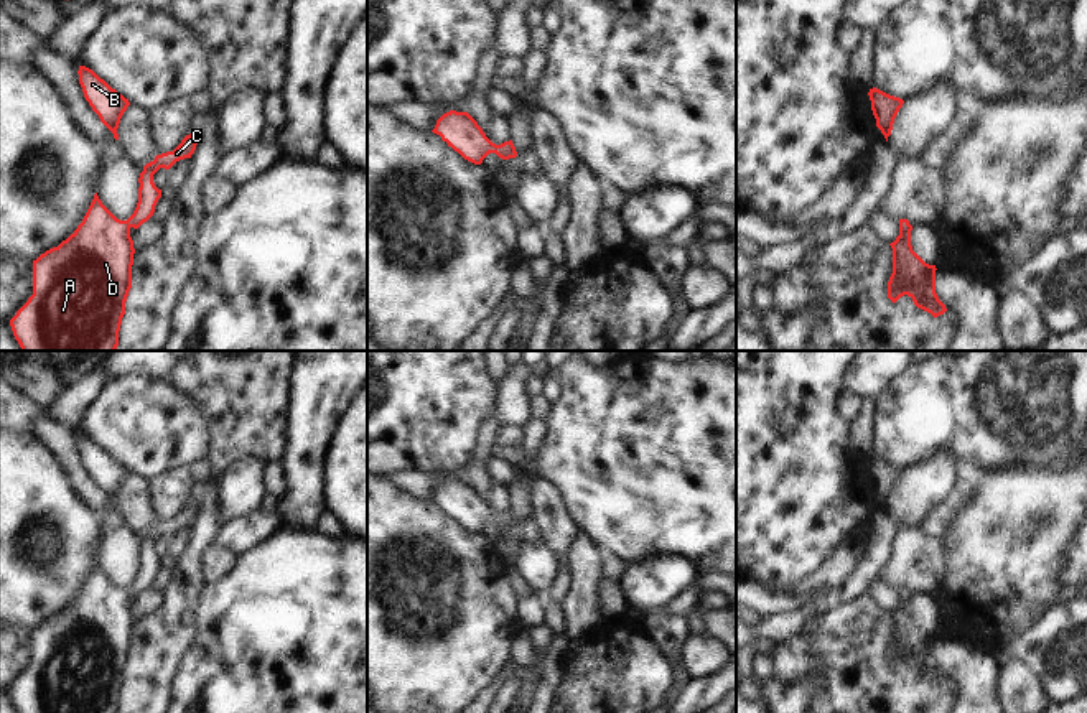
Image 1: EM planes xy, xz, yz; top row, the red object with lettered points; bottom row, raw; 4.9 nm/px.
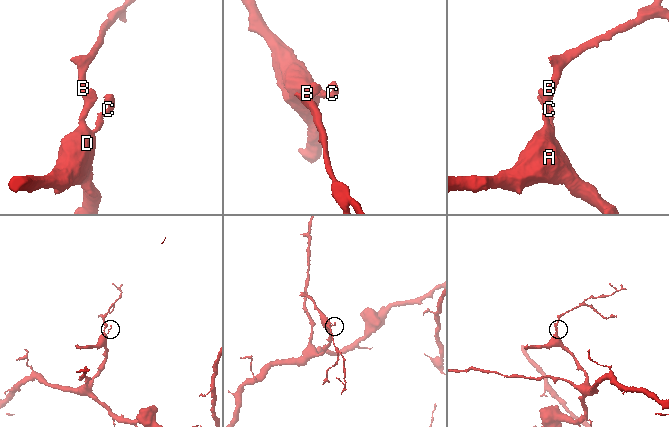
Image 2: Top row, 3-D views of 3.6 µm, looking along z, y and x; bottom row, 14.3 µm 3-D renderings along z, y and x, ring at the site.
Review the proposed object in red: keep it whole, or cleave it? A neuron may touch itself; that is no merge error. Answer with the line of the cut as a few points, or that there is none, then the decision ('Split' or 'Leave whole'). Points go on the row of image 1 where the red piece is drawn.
No split. Leave whole

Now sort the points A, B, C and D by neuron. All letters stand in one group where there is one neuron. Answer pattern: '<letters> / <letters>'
A B C D

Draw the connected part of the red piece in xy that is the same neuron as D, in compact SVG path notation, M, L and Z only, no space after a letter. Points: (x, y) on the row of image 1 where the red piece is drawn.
M189 133L173 150L156 155L153 161L143 166L138 183L138 203L127 221L117 219L99 199L97 193L77 229L63 240L33 260L33 295L10 319L10 326L21 351L115 351L119 346L119 331L125 315L125 301L132 288L133 240L130 229L138 229L153 212L161 189L153 183L153 175L160 170L170 170L176 161L191 158L198 140Z

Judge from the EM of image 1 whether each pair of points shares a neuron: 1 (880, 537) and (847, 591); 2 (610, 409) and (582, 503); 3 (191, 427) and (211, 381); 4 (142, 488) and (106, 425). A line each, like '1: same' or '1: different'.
1: same
2: same
3: different
4: different

